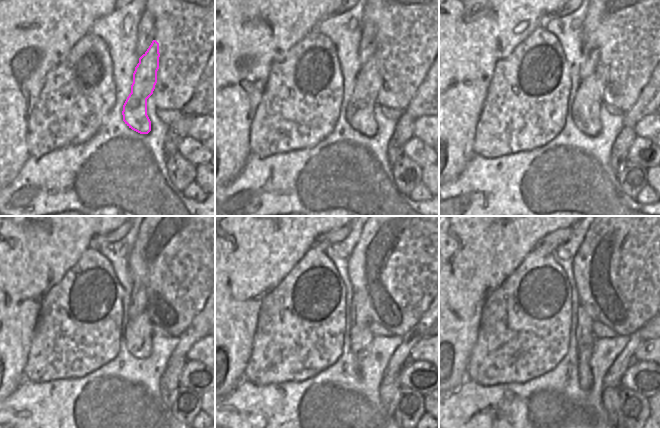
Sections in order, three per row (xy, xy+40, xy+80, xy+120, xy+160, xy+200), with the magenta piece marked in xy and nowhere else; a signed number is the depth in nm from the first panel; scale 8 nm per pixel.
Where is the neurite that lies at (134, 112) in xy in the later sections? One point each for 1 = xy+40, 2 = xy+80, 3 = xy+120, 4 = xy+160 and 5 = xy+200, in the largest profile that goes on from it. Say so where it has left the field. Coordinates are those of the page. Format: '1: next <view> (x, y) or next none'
1: next xy+40 (360, 117)
2: next xy+80 (585, 110)
3: next xy+120 (139, 331)
4: next xy+160 (362, 338)
5: next xy+200 (584, 354)

